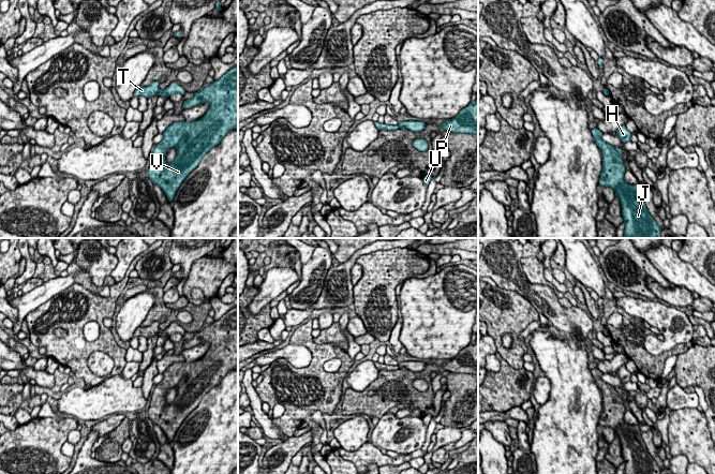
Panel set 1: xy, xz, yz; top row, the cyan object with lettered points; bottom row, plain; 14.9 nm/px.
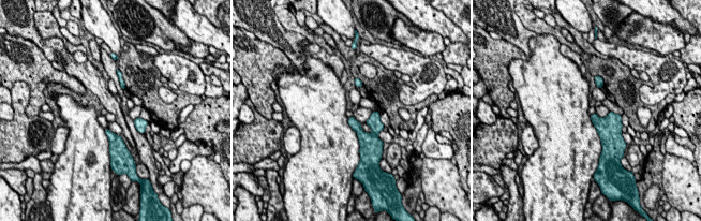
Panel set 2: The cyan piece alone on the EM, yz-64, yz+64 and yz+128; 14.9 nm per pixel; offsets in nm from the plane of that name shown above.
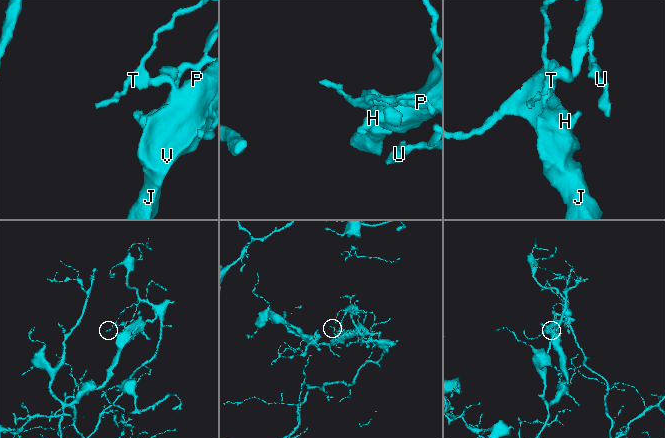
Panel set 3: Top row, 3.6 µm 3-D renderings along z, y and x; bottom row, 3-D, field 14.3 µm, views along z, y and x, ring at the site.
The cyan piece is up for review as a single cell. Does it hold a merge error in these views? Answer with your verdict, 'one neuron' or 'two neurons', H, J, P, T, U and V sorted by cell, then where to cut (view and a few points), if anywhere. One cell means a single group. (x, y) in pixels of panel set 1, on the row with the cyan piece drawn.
two neurons | H J P V / T U | xy (160, 89), (157, 93)

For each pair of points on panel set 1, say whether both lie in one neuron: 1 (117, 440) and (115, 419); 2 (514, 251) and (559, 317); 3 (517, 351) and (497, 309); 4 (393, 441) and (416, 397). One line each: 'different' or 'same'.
1: different
2: same
3: same
4: different

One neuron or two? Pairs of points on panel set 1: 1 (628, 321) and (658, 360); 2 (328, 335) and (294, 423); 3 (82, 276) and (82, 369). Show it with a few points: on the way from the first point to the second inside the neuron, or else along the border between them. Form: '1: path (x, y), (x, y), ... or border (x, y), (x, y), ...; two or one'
1: path (632, 332), (634, 345), (646, 358); one
2: border (311, 339), (318, 344), (330, 343); two
3: border (75, 281), (91, 293); two

